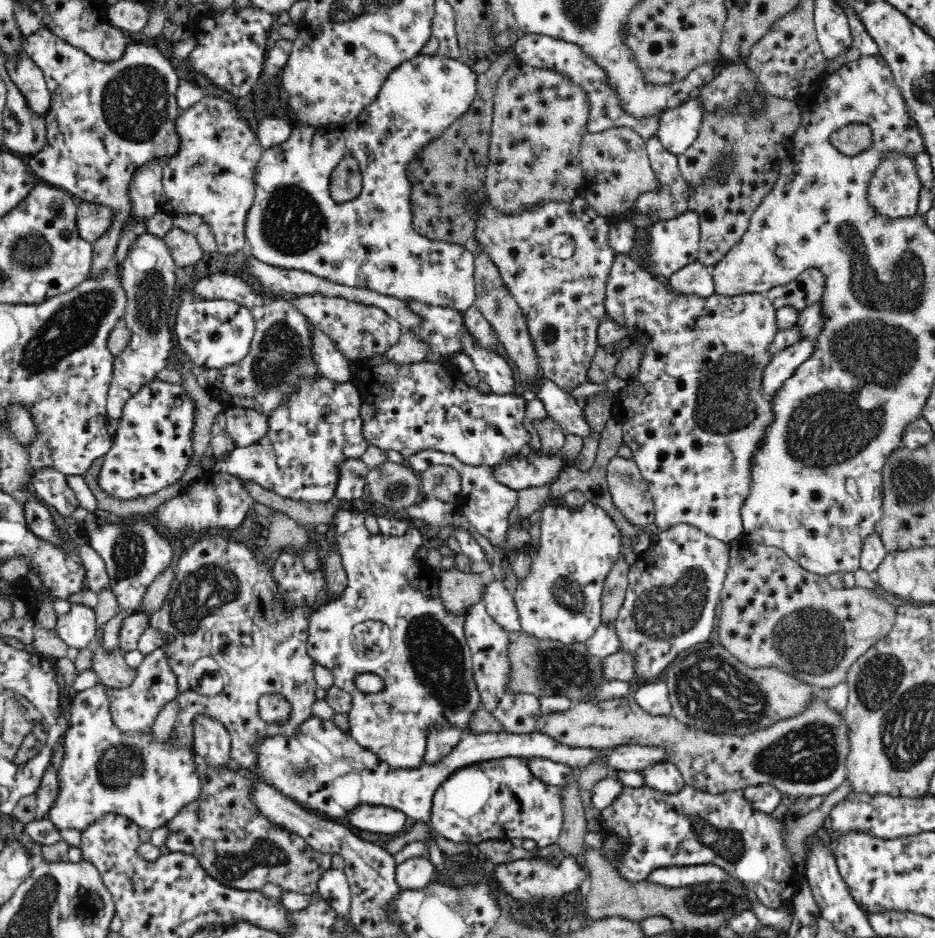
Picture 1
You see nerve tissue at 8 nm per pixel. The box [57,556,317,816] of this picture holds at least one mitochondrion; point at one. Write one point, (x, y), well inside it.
(202, 594)

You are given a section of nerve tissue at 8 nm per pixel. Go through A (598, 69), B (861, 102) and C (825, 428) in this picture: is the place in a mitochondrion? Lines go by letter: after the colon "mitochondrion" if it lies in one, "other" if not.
A: other
B: other
C: mitochondrion

